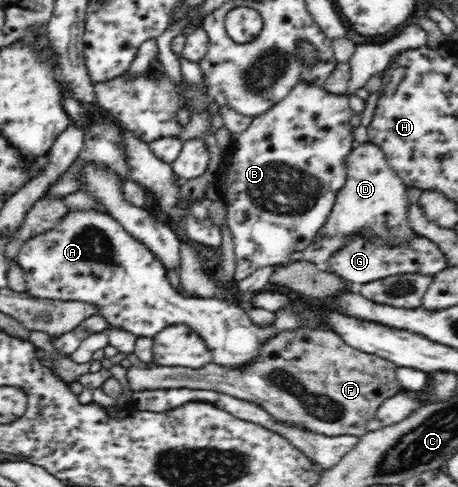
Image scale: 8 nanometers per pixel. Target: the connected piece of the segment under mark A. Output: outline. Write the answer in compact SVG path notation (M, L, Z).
M69 210L53 229L38 233L25 240L16 258L24 271L26 293L32 297L61 301L78 301L93 304L97 313L105 318L109 328L121 328L137 337L152 338L160 330L172 324L186 324L200 335L209 348L214 364L226 368L246 368L260 356L262 344L272 336L296 330L296 328L329 329L326 323L314 323L314 311L300 303L292 303L275 312L273 323L256 325L247 313L248 309L230 303L226 299L184 296L176 291L166 277L164 265L149 248L134 238L112 215L97 210Z

